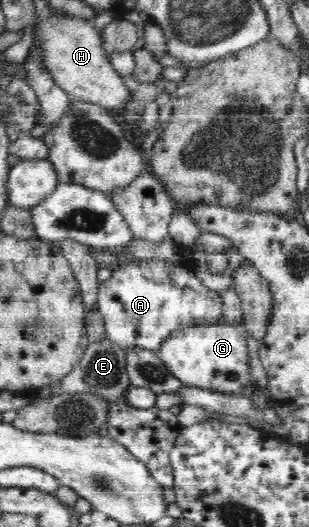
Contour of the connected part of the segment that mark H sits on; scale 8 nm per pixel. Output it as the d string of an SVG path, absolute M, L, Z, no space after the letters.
M51 17L37 23L37 37L43 41L45 49L45 68L50 72L53 82L65 91L67 95L78 101L93 103L105 107L108 111L119 113L130 101L130 92L127 85L123 83L119 73L115 71L108 57L105 56L101 44L100 33L94 29L91 21L81 20L79 17Z

